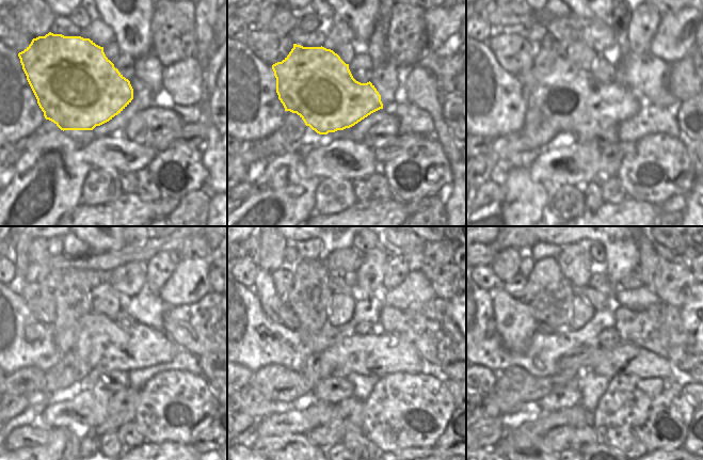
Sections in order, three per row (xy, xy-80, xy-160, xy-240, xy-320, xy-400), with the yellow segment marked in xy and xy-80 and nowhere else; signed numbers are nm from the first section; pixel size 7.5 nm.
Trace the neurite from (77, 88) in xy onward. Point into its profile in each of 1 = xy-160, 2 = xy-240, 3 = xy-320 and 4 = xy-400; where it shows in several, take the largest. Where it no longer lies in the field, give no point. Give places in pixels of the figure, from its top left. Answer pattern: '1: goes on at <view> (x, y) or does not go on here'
1: goes on at xy-160 (569, 97)
2: goes on at xy-240 (106, 345)
3: goes on at xy-320 (379, 355)
4: goes on at xy-400 (625, 359)

